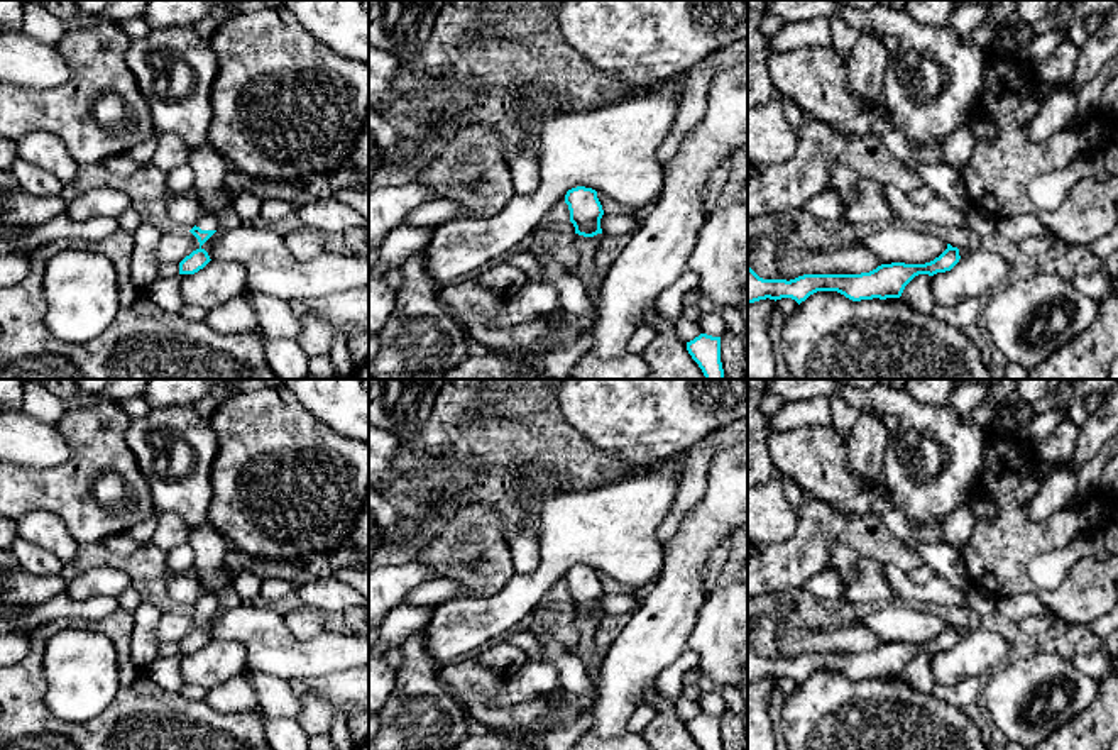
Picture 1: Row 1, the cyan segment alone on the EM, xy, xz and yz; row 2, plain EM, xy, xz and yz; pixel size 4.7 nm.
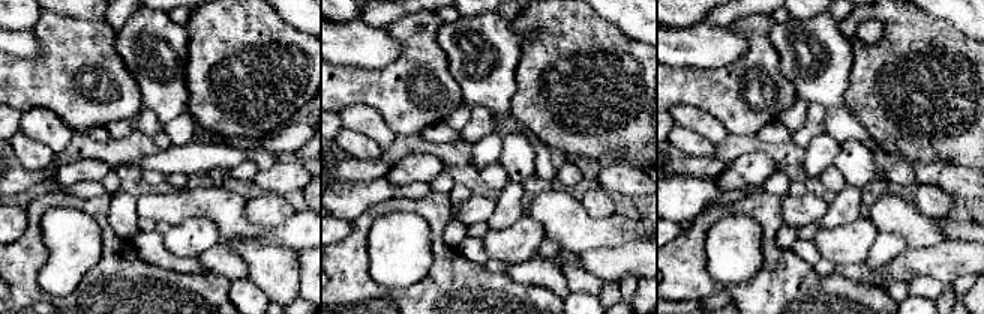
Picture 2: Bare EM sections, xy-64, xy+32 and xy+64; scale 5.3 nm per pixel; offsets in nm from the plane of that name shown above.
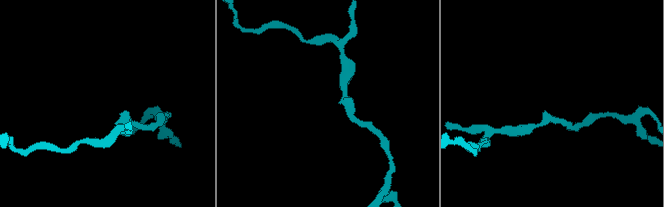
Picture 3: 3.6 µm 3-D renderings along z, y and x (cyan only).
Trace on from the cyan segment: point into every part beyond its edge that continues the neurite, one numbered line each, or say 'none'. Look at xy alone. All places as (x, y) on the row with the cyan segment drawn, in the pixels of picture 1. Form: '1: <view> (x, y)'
1: xy (205, 222)

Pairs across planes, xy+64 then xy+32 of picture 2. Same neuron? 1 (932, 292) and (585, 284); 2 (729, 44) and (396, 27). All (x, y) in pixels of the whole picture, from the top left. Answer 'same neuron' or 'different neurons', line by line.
1: same neuron
2: different neurons

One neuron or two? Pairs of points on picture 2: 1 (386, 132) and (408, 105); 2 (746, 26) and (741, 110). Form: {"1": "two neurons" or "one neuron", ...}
{"1": "two neurons", "2": "one neuron"}

